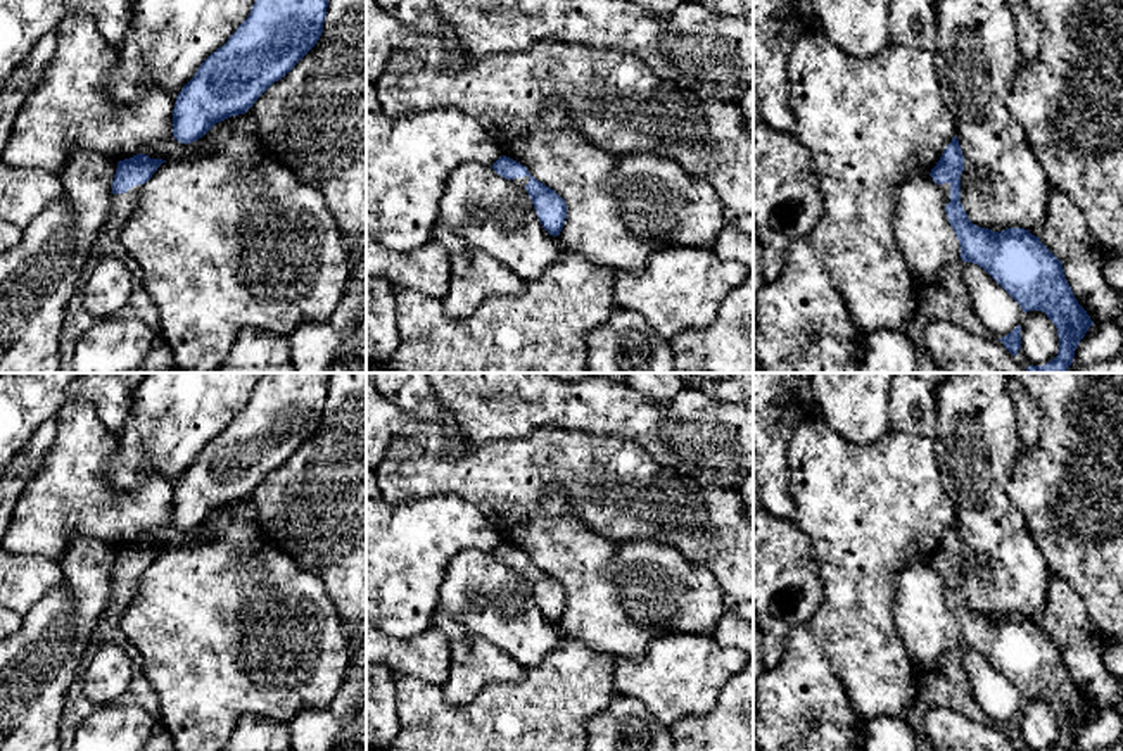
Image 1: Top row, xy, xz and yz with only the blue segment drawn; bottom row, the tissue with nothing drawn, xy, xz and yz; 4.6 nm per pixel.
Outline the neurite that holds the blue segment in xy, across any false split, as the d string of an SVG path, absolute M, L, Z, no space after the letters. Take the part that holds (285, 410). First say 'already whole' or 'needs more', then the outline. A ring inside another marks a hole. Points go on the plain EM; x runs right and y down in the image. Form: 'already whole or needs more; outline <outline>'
already whole; outline M264 373L251 401L181 475L173 495L180 530L245 501L318 430L332 373Z

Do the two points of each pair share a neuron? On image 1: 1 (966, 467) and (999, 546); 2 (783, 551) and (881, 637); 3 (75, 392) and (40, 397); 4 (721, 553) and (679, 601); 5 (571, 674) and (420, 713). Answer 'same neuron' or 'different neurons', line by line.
1: same neuron
2: different neurons
3: different neurons
4: different neurons
5: same neuron

